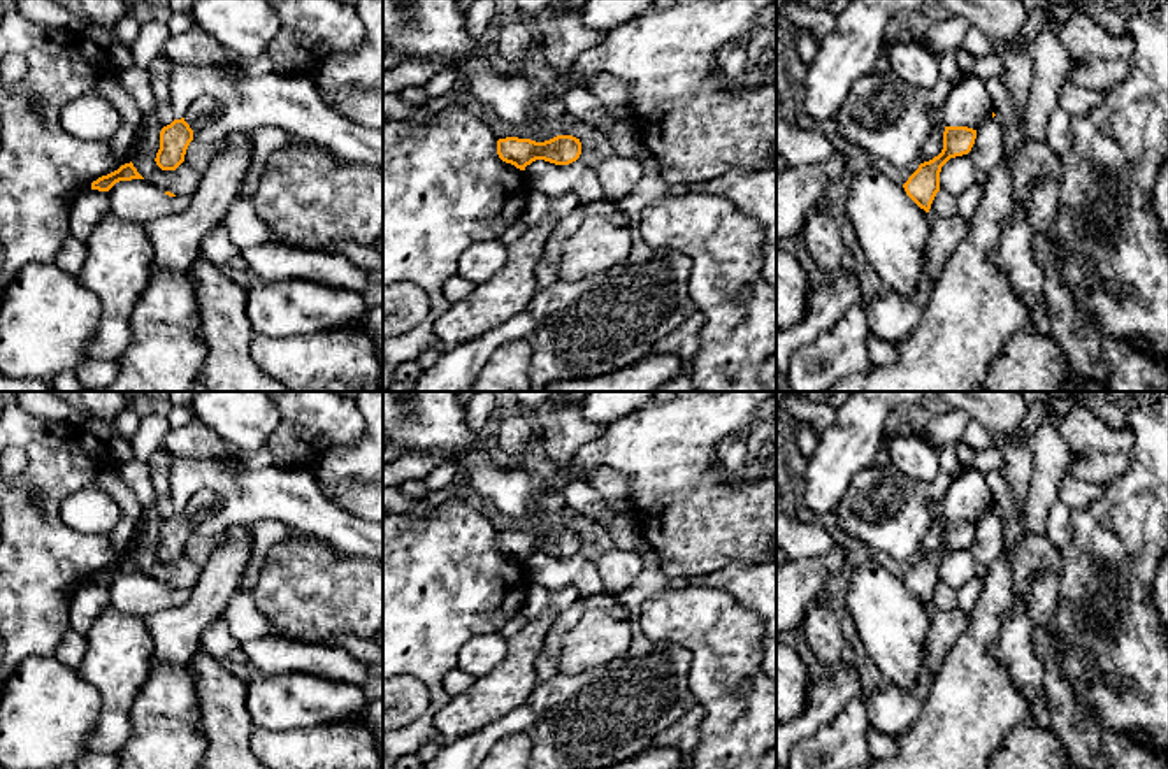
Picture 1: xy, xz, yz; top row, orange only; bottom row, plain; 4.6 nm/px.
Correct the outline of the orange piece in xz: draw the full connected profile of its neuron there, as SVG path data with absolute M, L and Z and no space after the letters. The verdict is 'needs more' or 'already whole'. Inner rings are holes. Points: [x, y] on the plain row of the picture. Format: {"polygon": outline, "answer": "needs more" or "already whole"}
{"polygon": "M557 528L544 535L530 532L506 530L497 534L497 548L502 555L525 564L536 553L555 558L569 558L581 548L581 535L573 528Z", "answer": "already whole"}

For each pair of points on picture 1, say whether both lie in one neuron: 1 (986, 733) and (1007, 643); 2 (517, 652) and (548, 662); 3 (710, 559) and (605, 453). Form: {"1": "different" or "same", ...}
{"1": "different", "2": "different", "3": "same"}

